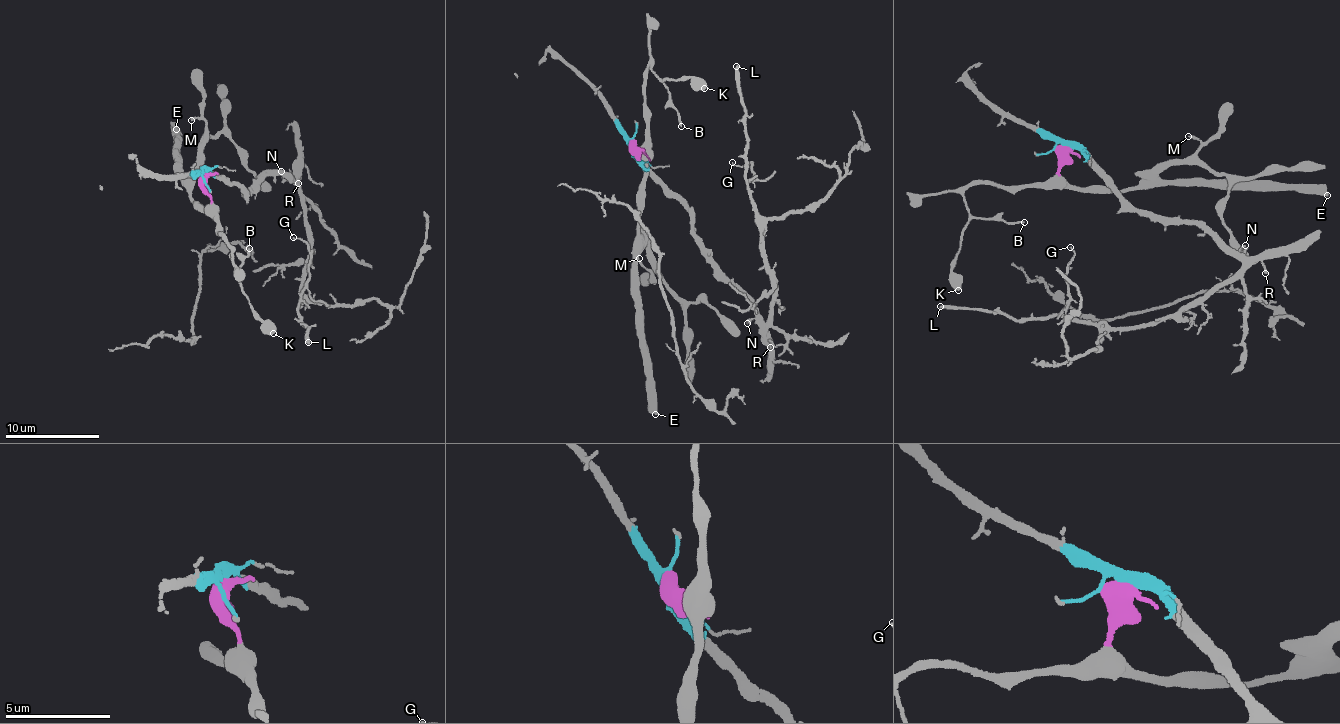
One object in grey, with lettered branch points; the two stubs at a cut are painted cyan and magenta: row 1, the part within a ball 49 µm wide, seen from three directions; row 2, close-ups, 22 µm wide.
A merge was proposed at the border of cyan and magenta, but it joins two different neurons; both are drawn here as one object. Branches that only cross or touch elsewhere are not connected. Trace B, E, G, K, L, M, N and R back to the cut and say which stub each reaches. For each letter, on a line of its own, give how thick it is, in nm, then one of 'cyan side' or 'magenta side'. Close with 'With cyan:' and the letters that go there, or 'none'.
B: 150 nm thick; magenta side
E: 550 nm thick; magenta side
G: 90 nm thick; cyan side
K: 600 nm thick; magenta side
L: 240 nm thick; cyan side
M: 170 nm thick; magenta side
N: 100 nm thick; cyan side
R: 140 nm thick; cyan side
With cyan: G, L, N, R

